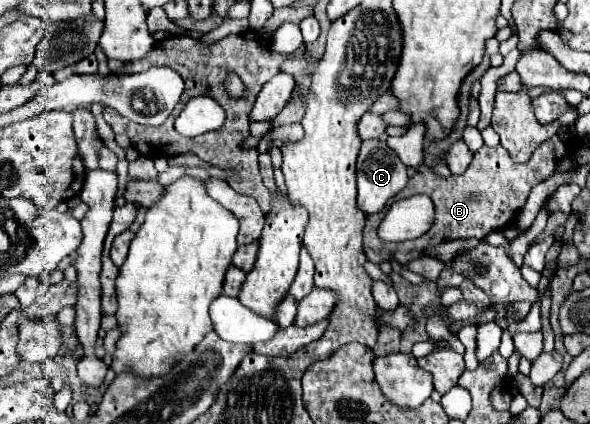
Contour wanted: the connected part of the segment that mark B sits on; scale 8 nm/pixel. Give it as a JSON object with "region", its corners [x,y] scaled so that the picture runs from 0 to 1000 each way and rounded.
{"region":[[[939,318],[936,328],[922,333],[908,351],[902,375],[888,389],[875,389],[871,380],[864,380],[861,356],[851,342],[817,347],[814,356],[807,356],[803,375],[786,413],[742,417],[722,389],[715,389],[712,403],[692,427],[692,436],[675,460],[695,465],[702,455],[722,455],[736,474],[736,488],[739,488],[736,531],[729,535],[725,550],[719,550],[708,564],[685,568],[685,573],[654,573],[641,559],[641,531],[647,526],[647,498],[641,507],[624,507],[620,535],[617,535],[617,597],[620,597],[624,616],[631,616],[631,620],[675,616],[685,625],[698,611],[715,606],[722,587],[739,583],[746,573],[756,573],[766,564],[783,564],[783,559],[820,564],[834,545],[854,540],[864,521],[875,517],[875,502],[888,488],[898,446],[939,408],[946,380],[963,366],[963,351],[966,351],[963,337],[953,333],[946,318]]]}

